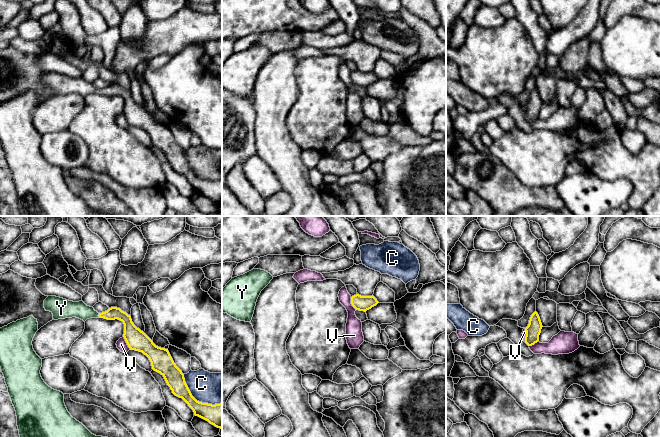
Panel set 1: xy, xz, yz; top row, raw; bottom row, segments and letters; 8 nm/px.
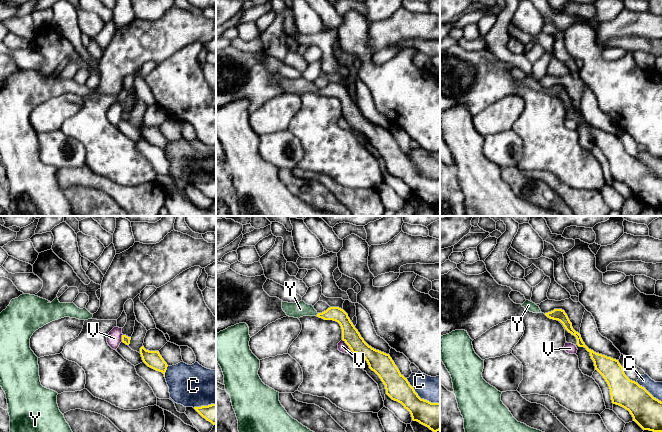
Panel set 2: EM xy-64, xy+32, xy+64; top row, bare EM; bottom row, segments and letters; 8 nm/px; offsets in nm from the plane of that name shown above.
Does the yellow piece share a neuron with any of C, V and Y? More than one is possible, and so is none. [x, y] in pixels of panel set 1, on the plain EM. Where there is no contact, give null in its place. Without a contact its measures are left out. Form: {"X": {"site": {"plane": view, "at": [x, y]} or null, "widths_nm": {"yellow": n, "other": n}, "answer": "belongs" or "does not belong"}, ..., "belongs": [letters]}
{"C": {"site": {"plane": "xy", "at": [195, 175]}, "widths_nm": {"yellow": 190, "other": 260}, "answer": "does not belong"}, "V": {"site": {"plane": "xy", "at": [126, 118]}, "widths_nm": {"yellow": 170, "other": 80}, "answer": "does not belong"}, "Y": {"site": {"plane": "xy", "at": [99, 91]}, "widths_nm": {"yellow": 100, "other": 140}, "answer": "belongs"}, "belongs": ["Y"]}

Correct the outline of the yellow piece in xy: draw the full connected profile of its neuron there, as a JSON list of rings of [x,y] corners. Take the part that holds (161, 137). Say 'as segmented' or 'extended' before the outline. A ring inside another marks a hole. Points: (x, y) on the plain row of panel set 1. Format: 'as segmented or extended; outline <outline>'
extended; outline [[[48,72],[44,76],[44,84],[53,90],[53,95],[76,93],[84,98],[90,94],[118,95],[124,100],[123,113],[130,124],[146,131],[152,145],[160,149],[172,169],[182,174],[198,192],[217,204],[222,205],[222,179],[208,180],[197,177],[191,170],[182,147],[174,139],[168,125],[156,122],[153,117],[132,98],[131,92],[120,84],[111,83],[107,87],[98,89],[93,83],[83,77],[73,78],[56,72]]]

